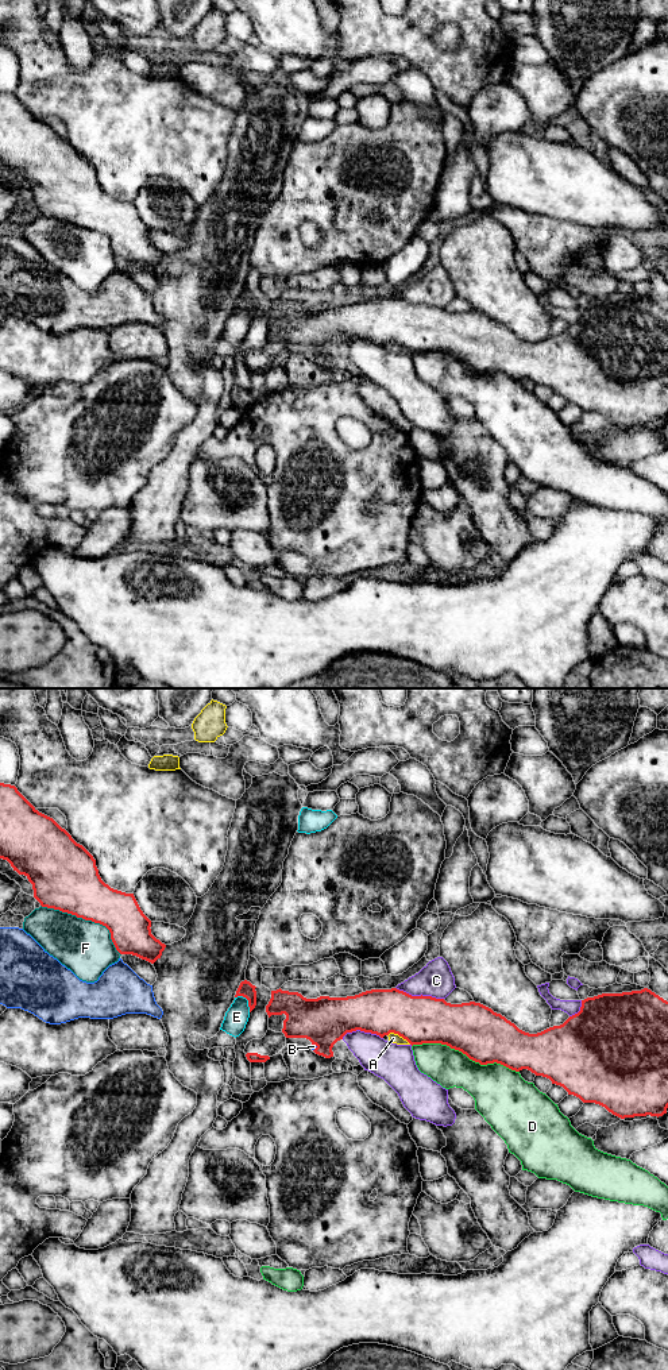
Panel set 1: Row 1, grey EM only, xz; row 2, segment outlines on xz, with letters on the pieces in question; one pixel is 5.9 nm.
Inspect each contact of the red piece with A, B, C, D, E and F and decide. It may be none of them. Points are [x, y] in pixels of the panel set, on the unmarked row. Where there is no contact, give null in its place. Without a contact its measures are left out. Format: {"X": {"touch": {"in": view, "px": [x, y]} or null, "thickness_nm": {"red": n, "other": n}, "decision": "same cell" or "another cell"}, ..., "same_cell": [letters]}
{"A": {"touch": {"in": "xz", "px": [400, 344]}, "thickness_nm": {"red": 280, "other": 60}, "decision": "another cell"}, "B": {"touch": {"in": "xz", "px": [316, 357]}, "thickness_nm": {"red": 280, "other": 20}, "decision": "another cell"}, "C": {"touch": {"in": "xz", "px": [421, 304]}, "thickness_nm": {"red": 280, "other": 200}, "decision": "another cell"}, "D": {"touch": {"in": "xz", "px": [466, 363]}, "thickness_nm": {"red": 320, "other": 280}, "decision": "another cell"}, "E": {"touch": {"in": "xz", "px": [247, 308]}, "thickness_nm": {"red": 90, "other": 140}, "decision": "another cell"}, "F": {"touch": {"in": "xz", "px": [87, 228]}, "thickness_nm": {"red": 360, "other": 320}, "decision": "another cell"}, "same_cell": []}

